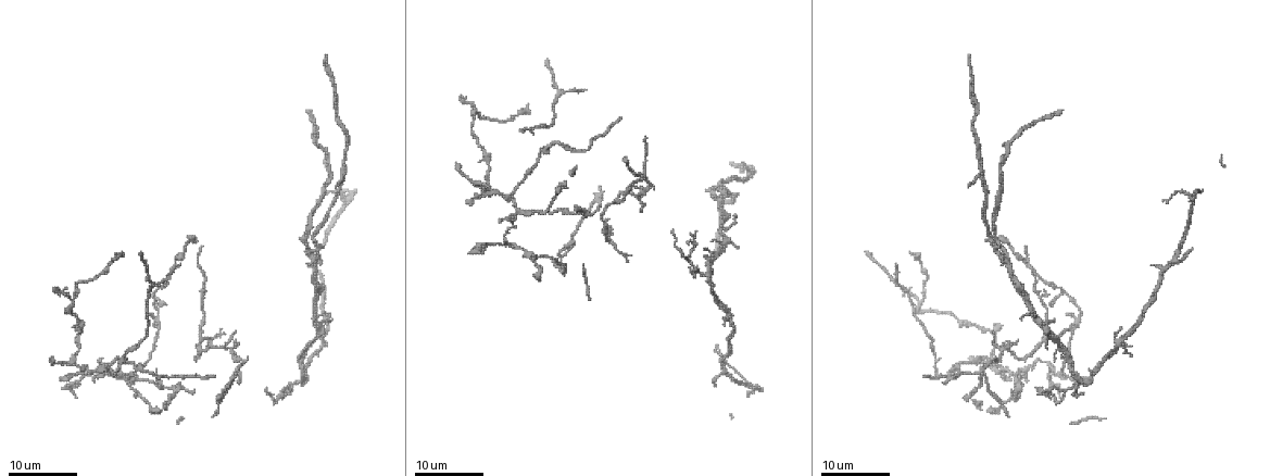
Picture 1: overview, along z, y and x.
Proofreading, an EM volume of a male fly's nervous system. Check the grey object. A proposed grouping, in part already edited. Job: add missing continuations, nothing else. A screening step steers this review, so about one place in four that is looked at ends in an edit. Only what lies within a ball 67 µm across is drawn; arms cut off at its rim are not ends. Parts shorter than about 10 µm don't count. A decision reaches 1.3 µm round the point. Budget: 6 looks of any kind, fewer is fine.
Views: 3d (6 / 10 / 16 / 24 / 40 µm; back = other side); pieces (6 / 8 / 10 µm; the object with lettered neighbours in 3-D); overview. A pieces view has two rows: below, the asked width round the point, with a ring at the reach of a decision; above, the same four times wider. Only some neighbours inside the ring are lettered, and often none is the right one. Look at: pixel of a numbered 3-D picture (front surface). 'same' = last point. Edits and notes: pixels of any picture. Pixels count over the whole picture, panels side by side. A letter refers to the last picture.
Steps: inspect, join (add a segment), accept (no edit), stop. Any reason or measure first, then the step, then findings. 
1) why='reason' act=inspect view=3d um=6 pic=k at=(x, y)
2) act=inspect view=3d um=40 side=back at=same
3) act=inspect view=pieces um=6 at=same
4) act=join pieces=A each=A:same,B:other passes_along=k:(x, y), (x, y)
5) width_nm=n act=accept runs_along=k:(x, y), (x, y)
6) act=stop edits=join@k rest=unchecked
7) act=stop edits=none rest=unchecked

why='thin end' act=inspect view=3d um=16 pic=1 at=(200, 247)

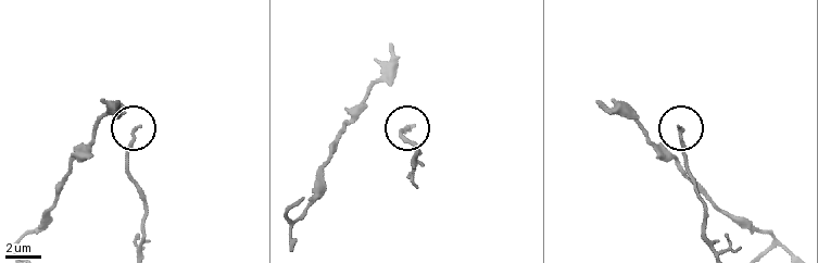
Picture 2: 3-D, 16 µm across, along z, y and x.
why='see the neighbours' act=inspect view=pieces um=10 pic=2 at=(136, 126)

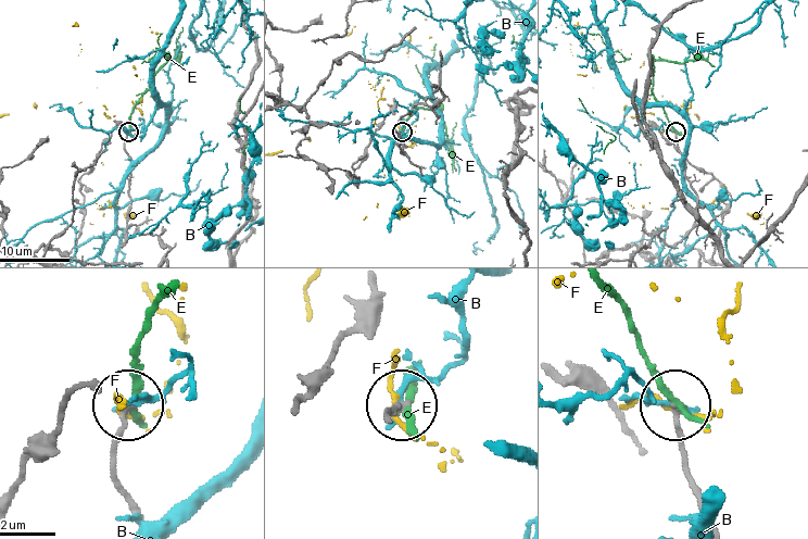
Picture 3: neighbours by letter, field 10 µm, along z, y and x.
act=accept each=B:other,E:other,F:other found='none of them fits'

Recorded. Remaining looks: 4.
why='an open end' act=inspect view=3d um=24 pic=1 at=(234, 339)

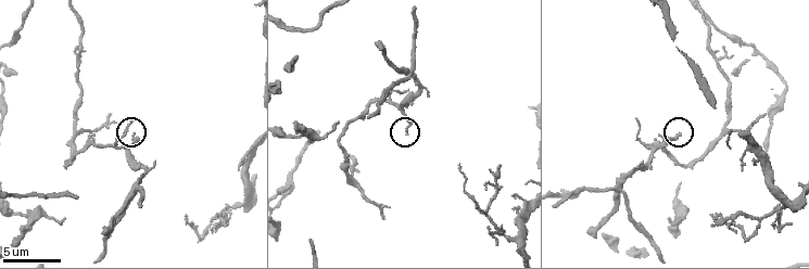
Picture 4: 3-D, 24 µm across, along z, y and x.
act=inspect view=pieces um=6 pic=4 at=(406, 131)

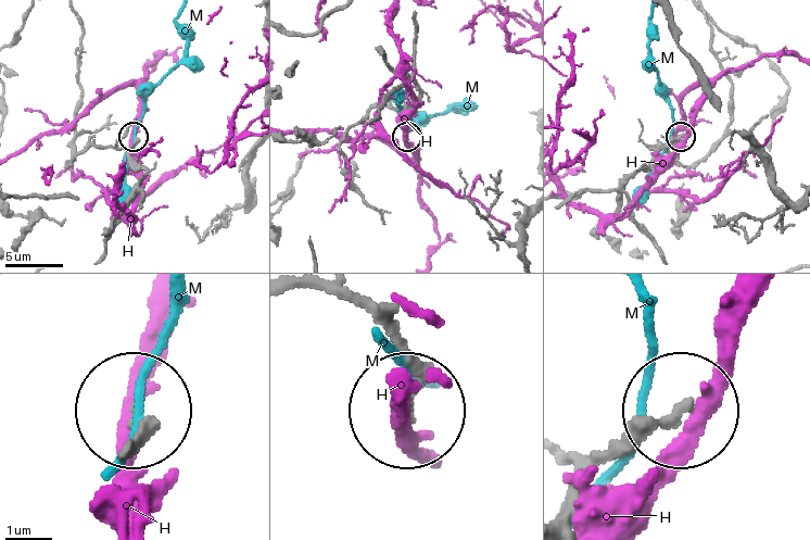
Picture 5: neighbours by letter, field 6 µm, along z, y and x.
width_nm=150 act=accept each=H:other,M:other found='none of them fits'

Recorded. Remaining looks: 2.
why='free end' act=inspect view=3d um=24 pic=1 at=(311, 110)

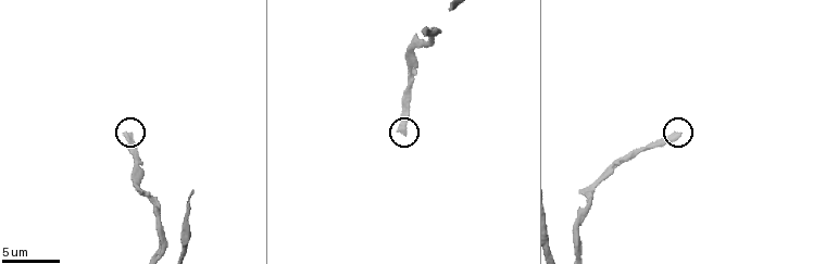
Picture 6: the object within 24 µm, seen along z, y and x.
act=inspect view=pieces um=10 pic=6 at=(403, 132)

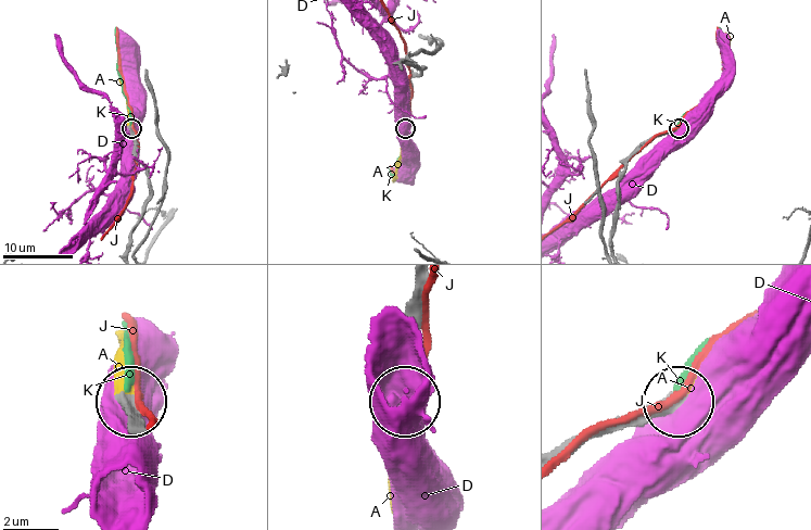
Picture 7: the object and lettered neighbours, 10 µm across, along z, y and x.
width_nm=340 act=join pieces=A each=A:same,D:other,J:other,K:other found='the neuron continues'

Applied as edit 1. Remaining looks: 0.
act=stop edits=join@7 rest=unchecked

